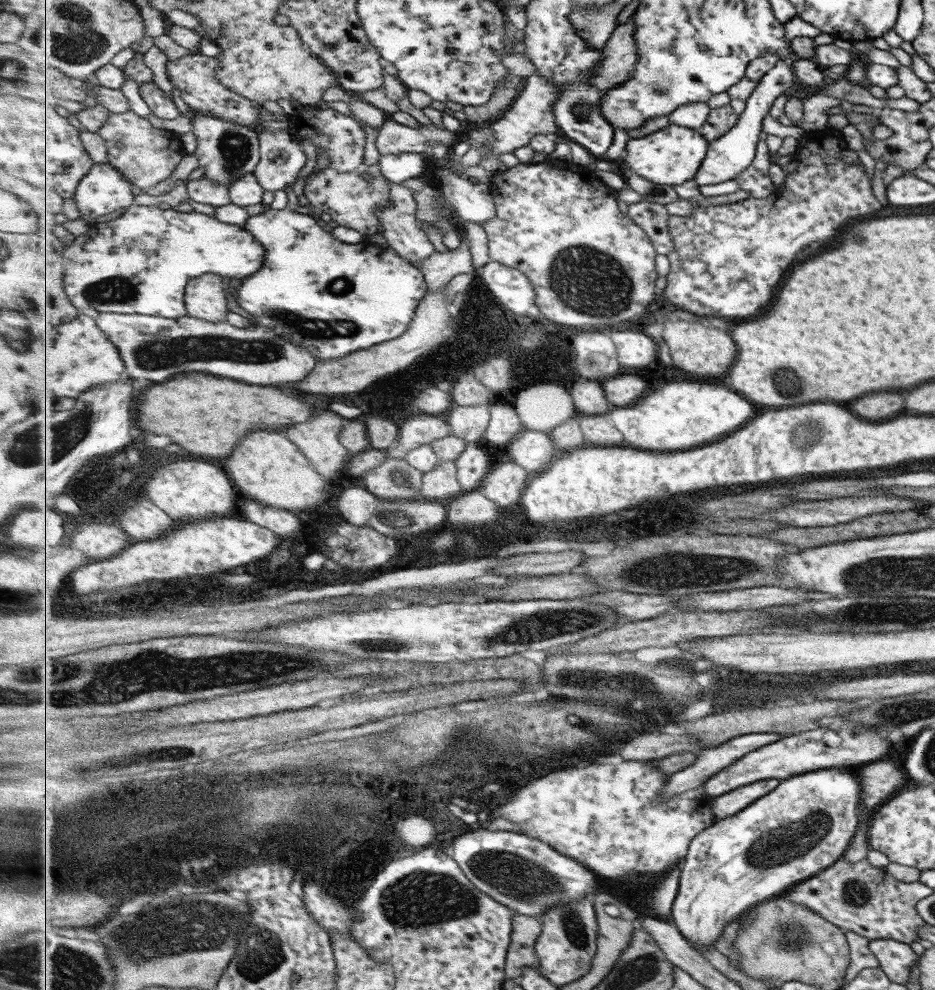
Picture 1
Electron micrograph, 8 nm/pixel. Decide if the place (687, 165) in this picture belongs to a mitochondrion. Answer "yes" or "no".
no

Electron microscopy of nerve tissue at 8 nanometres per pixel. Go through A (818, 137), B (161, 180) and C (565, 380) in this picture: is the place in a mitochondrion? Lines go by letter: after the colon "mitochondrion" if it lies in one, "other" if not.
A: other
B: other
C: other

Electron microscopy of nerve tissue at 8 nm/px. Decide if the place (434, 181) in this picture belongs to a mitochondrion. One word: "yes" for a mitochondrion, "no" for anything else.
no

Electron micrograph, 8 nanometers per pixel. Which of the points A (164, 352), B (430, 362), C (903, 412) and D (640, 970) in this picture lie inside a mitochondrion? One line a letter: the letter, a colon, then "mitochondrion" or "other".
A: mitochondrion
B: other
C: other
D: mitochondrion

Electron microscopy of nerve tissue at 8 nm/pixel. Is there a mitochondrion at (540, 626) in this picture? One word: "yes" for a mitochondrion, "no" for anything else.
yes

